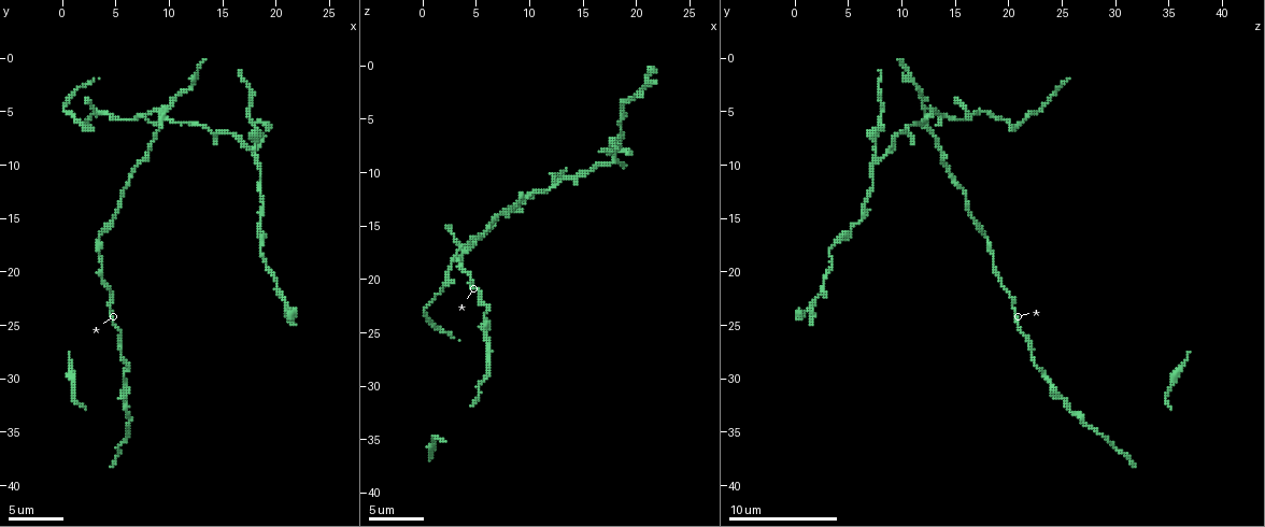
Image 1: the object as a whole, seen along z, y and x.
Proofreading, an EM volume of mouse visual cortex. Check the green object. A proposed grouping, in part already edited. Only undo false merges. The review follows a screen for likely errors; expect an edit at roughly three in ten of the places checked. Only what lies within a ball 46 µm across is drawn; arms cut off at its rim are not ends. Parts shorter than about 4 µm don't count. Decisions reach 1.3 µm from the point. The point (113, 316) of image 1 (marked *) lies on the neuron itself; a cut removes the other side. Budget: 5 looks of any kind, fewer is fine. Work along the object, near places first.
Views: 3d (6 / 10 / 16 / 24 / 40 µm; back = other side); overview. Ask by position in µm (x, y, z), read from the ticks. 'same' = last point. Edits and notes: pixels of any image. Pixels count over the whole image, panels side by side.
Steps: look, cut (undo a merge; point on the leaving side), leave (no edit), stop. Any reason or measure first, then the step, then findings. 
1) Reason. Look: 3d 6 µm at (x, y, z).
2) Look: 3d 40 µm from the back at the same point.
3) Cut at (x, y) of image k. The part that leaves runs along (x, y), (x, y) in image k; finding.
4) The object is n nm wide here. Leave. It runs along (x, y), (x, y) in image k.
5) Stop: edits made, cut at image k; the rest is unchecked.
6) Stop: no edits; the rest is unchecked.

Thick turns thin. Look: 3d 6 µm at (6.2, 34.6, 28.0).

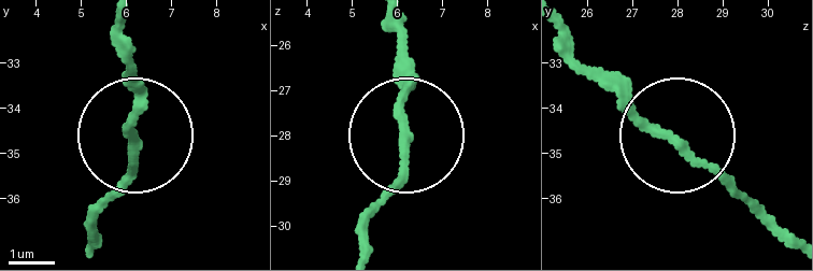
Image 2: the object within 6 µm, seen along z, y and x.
The object is 200 nm wide here. Leave. It runs along (386, 17), (410, 102), (410, 159), (364, 237) in image 2; all the same neuron.

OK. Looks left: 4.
A narrow waist. Look: 3d 6 µm at (3.6, 16.8, 17.8).

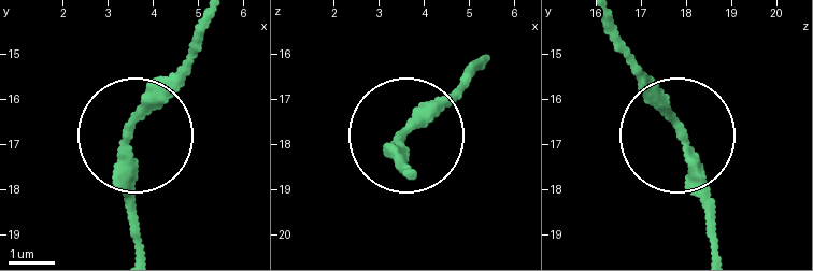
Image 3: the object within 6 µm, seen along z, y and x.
Leave. It runs along (411, 173), (399, 139), (465, 81) in image 3; all the same neuron.

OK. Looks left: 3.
Arms run side by side. Look: 3d 16 µm at (9.8, 5.6, 12.4).

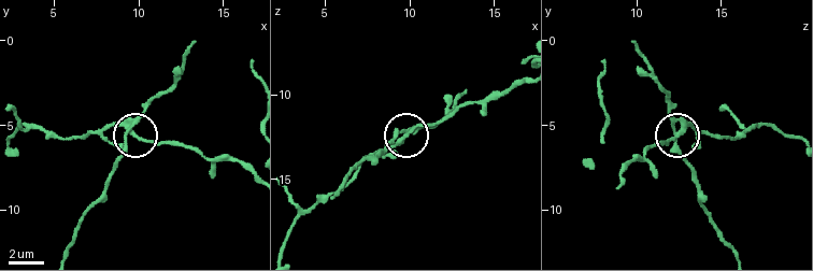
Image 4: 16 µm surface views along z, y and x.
Look: 3d 16 µm from the back at (9.7, 5.7, 12.4).

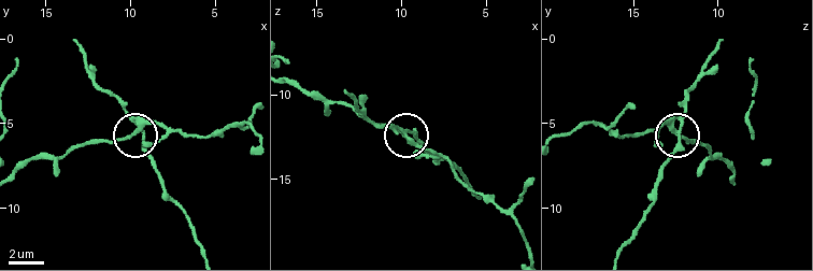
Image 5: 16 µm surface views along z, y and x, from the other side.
5 arms meet here. Cut at (153, 119) of image 5. Two neurons meet here.

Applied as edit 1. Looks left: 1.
Stop: edits made, cut at image 5; the rest is unchecked.

